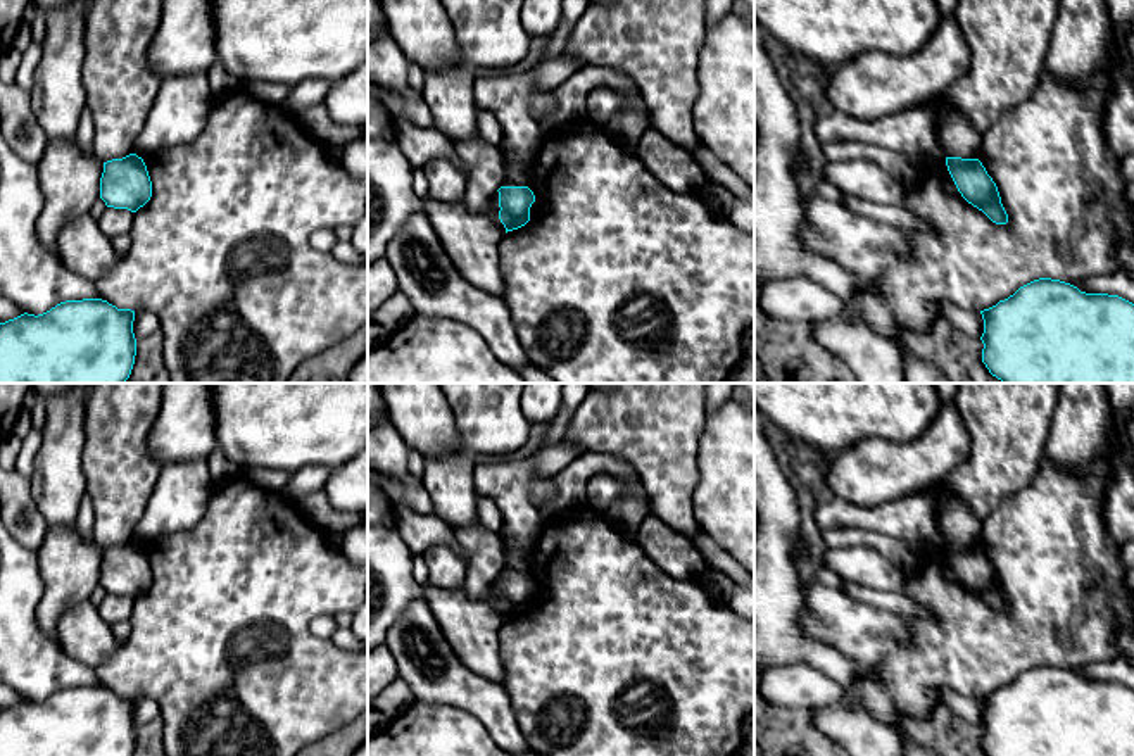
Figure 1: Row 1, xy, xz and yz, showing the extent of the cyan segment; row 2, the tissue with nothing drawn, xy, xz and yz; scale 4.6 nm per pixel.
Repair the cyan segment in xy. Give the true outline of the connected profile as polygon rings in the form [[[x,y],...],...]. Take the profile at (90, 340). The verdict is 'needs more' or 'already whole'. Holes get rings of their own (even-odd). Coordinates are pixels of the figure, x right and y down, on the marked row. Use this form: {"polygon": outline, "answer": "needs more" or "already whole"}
{"polygon": [[[83,299],[0,323],[0,383],[126,383],[136,356],[133,321],[131,309]]], "answer": "already whole"}

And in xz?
{"polygon": [[[501,186],[499,190],[499,219],[507,231],[518,230],[530,221],[530,207],[535,195],[528,186]]], "answer": "already whole"}

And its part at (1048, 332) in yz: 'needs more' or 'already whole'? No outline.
already whole

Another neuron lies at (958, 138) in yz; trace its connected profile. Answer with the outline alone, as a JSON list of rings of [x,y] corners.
[[[948,110],[939,133],[946,157],[975,159],[979,155],[982,135],[958,112]]]

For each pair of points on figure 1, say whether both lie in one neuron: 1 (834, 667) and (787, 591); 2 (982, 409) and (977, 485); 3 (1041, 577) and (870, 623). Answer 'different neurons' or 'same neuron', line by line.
1: same neuron
2: same neuron
3: different neurons

